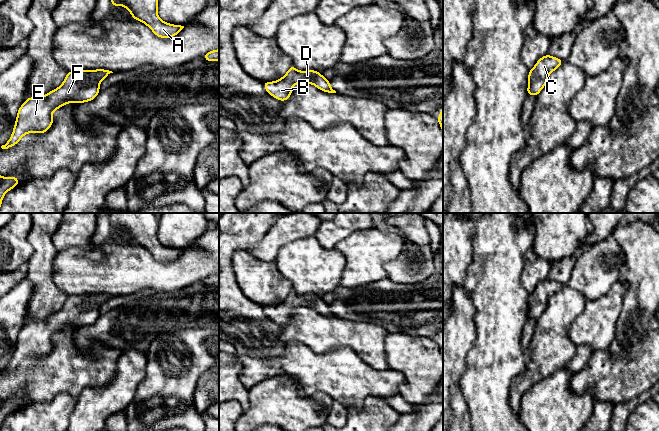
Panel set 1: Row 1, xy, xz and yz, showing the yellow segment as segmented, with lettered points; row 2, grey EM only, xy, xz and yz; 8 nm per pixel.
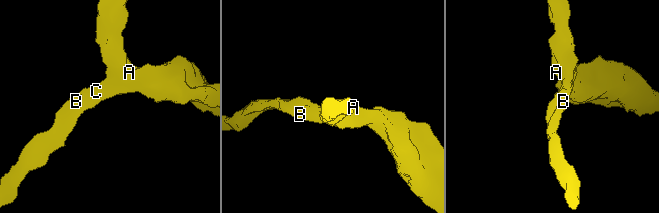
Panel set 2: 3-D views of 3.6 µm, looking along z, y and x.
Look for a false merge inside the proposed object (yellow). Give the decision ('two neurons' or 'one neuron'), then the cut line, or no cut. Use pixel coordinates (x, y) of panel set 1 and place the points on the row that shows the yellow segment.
one neuron | no cut

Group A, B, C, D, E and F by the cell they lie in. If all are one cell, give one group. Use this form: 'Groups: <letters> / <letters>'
Groups: A B C D E F

